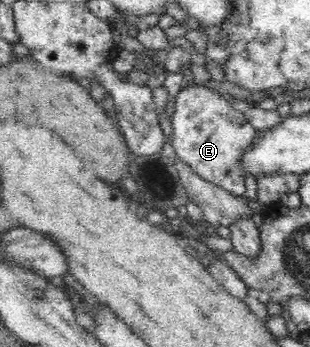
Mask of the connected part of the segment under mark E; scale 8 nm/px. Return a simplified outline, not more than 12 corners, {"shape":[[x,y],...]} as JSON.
{"shape":[[220,92],[177,93],[171,145],[198,177],[244,195],[259,135]]}

